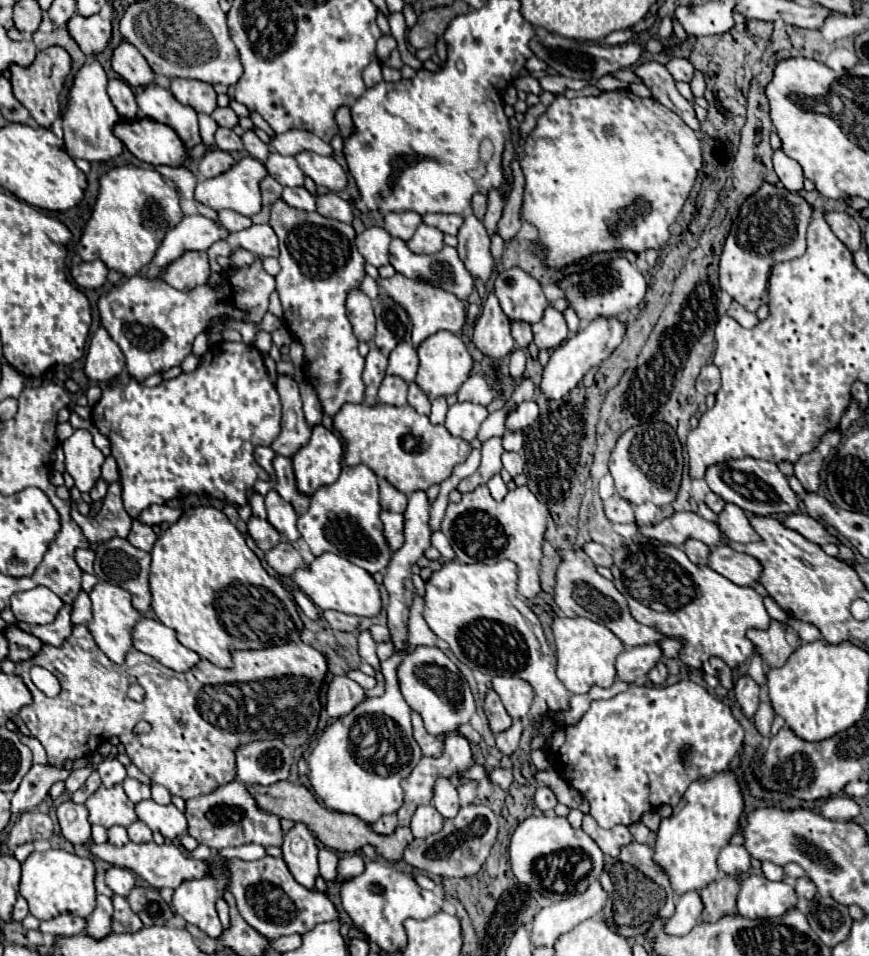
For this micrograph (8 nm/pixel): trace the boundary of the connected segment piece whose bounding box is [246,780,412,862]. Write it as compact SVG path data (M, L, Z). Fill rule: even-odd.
M282 780L282 782L276 782L276 784L270 784L270 786L258 786L258 784L248 784L246 786L248 792L252 794L252 798L256 800L258 808L264 810L264 812L270 812L270 814L276 814L280 818L288 818L288 820L294 820L294 822L304 822L310 832L314 832L314 836L326 844L328 848L334 848L338 852L354 852L354 850L360 850L364 844L374 844L378 848L378 852L388 860L388 862L394 862L394 860L400 860L402 858L402 850L406 848L406 842L410 842L412 838L412 832L408 826L402 826L398 828L394 834L390 836L380 836L376 834L366 822L362 822L358 816L352 816L352 814L342 814L342 812L332 812L324 806L320 806L316 802L316 798L310 794L308 788L304 788L302 784L294 784L294 782L288 782L288 780Z

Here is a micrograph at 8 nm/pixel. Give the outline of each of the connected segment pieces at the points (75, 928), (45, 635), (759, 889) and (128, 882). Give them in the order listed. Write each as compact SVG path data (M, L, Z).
M60 914L52 920L46 920L46 922L40 922L40 932L48 932L48 934L54 934L54 936L76 936L76 934L82 934L84 932L84 918L78 918L74 914Z
M66 604L54 618L52 624L44 624L30 630L32 636L40 638L42 644L48 646L62 646L64 640L72 634L72 622L70 622L70 606Z
M748 876L740 884L738 914L750 920L780 918L798 902L794 888L788 882L770 882L764 876Z
M112 866L108 872L106 872L106 886L118 894L118 896L128 896L130 890L136 886L136 878L130 870L126 868L118 868L118 866Z

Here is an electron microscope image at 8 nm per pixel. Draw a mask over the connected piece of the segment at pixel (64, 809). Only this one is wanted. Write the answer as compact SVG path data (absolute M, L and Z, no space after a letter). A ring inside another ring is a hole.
M70 800L70 802L62 802L56 812L58 812L58 822L62 828L62 834L70 844L86 846L92 842L92 838L90 838L92 826L88 822L86 806L74 804Z

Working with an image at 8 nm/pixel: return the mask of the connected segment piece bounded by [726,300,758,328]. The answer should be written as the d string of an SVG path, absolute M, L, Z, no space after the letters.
M732 300L732 304L730 304L730 308L728 308L728 312L726 312L728 316L732 316L738 324L742 324L744 328L750 328L750 326L756 326L758 324L758 318L752 314L752 312L748 312L748 310L744 310L738 302L734 302Z

